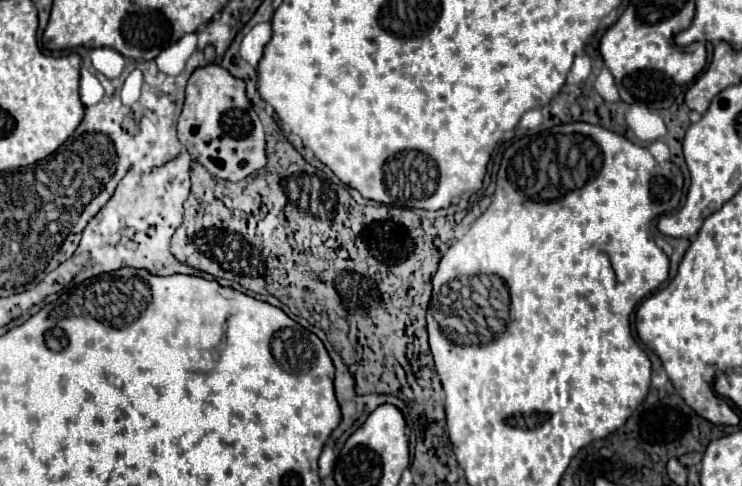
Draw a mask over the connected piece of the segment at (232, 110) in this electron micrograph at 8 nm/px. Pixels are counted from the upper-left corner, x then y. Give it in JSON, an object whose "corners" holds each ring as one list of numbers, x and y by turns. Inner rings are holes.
{"corners":[[206,65,196,69,186,85,186,101,184,109,178,119,178,139,188,149,194,161,202,163,214,177,226,179,226,181,242,181,254,171,262,169,266,165,266,137,260,117,256,115,250,99,246,97,246,83,244,79,234,77,228,69,220,65]]}

